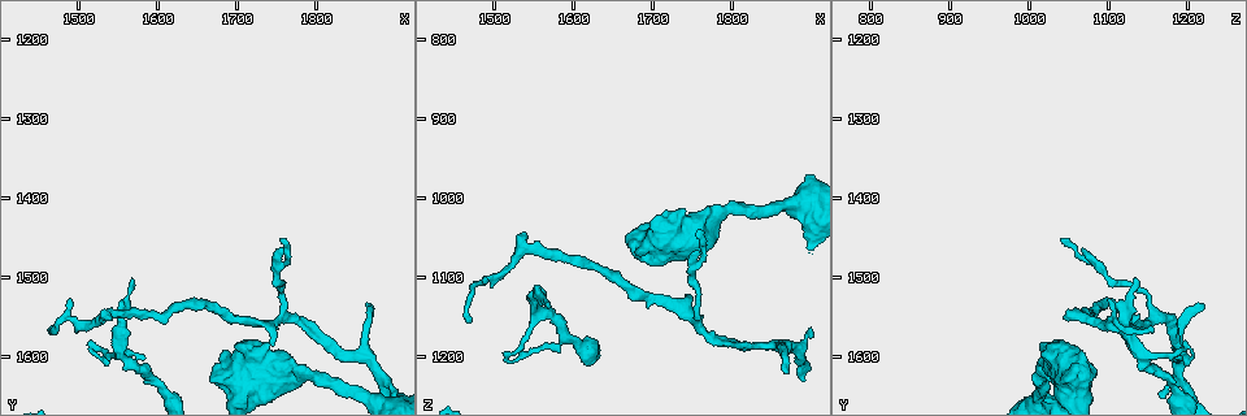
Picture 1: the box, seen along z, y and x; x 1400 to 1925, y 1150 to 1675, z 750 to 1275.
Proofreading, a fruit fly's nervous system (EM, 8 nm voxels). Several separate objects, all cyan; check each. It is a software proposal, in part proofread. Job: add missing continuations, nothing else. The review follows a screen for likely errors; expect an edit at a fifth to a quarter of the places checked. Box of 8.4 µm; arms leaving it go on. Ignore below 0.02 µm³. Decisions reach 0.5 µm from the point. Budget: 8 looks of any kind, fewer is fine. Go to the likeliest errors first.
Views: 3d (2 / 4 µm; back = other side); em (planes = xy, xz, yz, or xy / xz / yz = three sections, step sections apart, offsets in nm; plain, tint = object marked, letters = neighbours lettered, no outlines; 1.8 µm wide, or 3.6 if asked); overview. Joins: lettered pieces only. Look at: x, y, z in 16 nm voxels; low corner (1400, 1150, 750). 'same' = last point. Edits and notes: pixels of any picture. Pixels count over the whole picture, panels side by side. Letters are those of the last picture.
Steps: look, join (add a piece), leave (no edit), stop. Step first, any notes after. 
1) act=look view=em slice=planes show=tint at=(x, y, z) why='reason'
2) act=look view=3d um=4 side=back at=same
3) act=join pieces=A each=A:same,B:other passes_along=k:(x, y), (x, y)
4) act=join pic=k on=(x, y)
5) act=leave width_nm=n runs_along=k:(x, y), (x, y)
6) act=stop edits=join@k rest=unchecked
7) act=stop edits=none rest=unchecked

act=look view=em slice=xy step=16 show=letters at=(1745, 1585, 1125) why='tapers out'

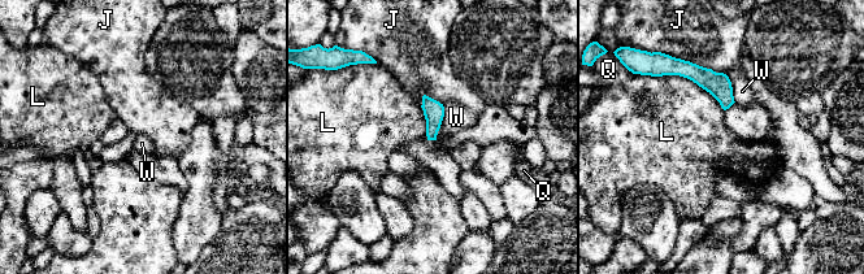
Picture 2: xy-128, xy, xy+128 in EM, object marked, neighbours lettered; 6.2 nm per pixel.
act=leave width_nm=120 each=J:other,L:other,Q:other,W:other border=2:(726, 75), (736, 101) found='none of them fits'

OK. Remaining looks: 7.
act=look view=3d um=2 at=(1870, 1540, 1220) why='an open end'

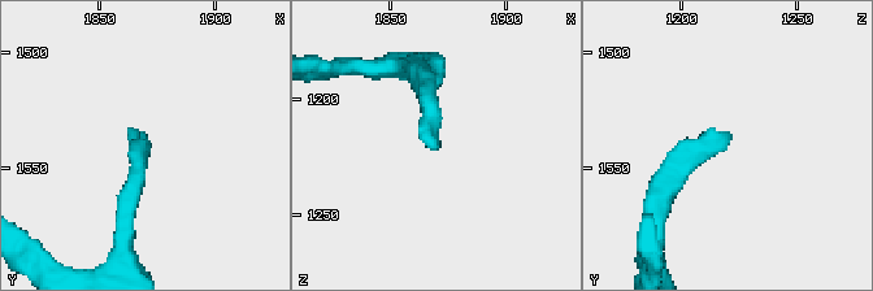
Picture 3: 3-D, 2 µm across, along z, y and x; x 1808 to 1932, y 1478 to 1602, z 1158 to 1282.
act=look view=em slice=planes show=letters at=(1869, 1535, 1219)

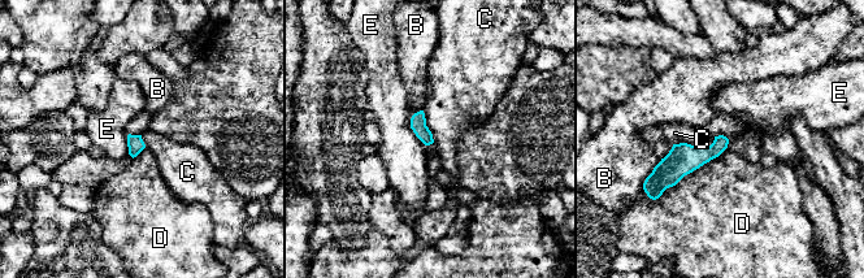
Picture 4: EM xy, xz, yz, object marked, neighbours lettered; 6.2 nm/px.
act=leave each=B:other,C:other,D:other,E:other found='none of them fits'

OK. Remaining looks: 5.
act=look view=3d um=4 at=(1760, 1455, 1040) why='thin end'

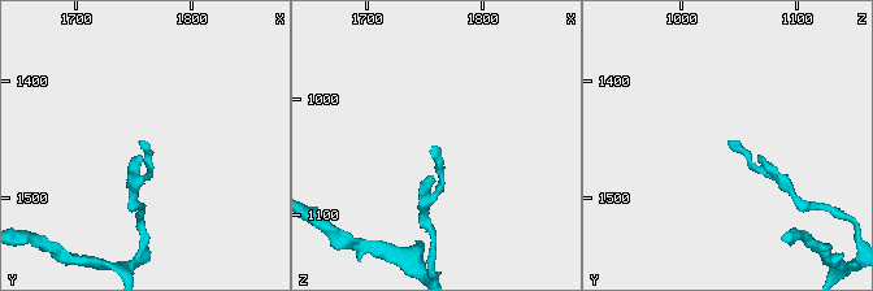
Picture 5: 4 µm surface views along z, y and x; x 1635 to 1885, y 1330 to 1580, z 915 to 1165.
act=look view=em slice=xy step=4 show=tint at=(1758, 1452, 1038) why='now the EM'

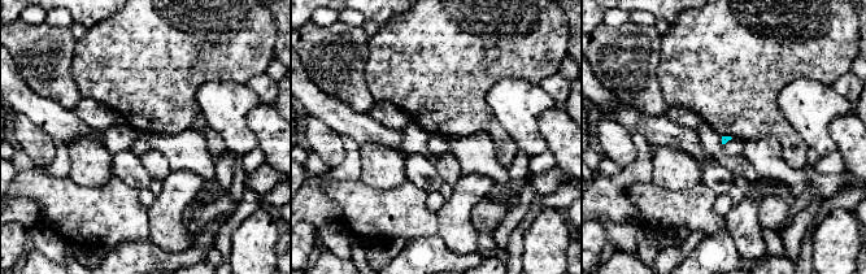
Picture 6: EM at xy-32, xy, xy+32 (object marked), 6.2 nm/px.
act=look view=em slice=planes show=letters at=same why='cut it another way'

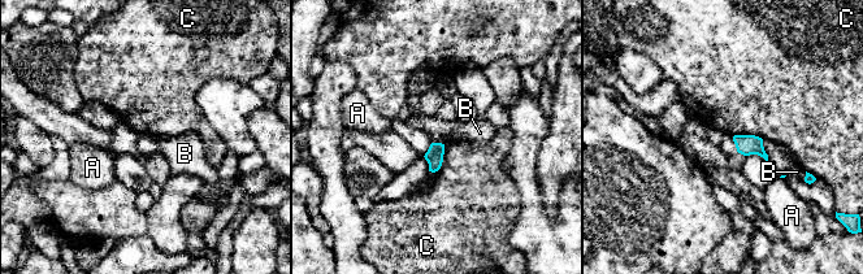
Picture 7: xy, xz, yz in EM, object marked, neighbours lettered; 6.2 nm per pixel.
act=leave width_nm=110 each=A:other,B:other,C:other border=7:(733, 135), (758, 135), (763, 139) found='no lettered piece goes on from it'

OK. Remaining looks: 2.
act=stop edits=none rest=unchecked

